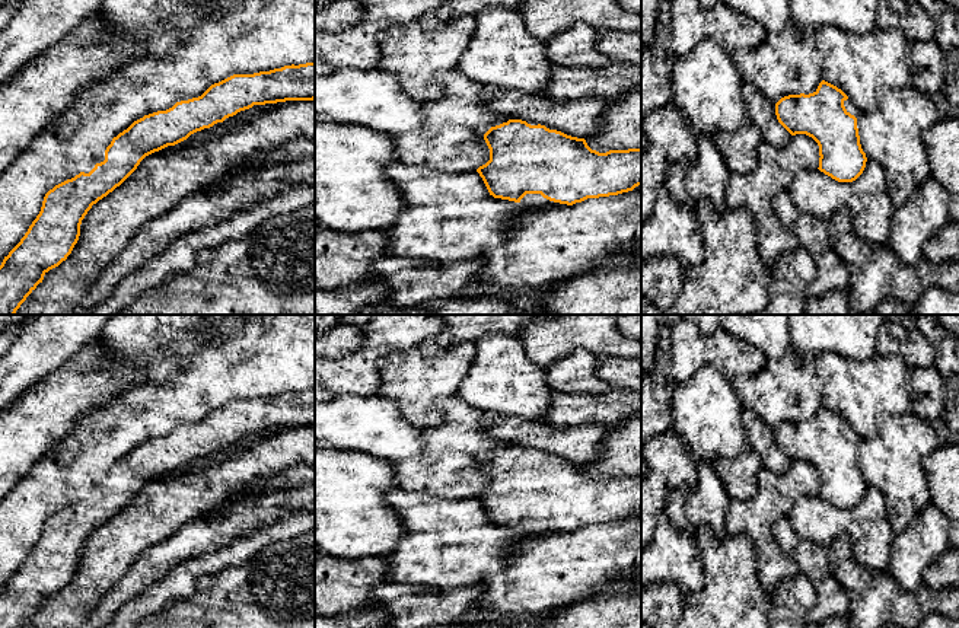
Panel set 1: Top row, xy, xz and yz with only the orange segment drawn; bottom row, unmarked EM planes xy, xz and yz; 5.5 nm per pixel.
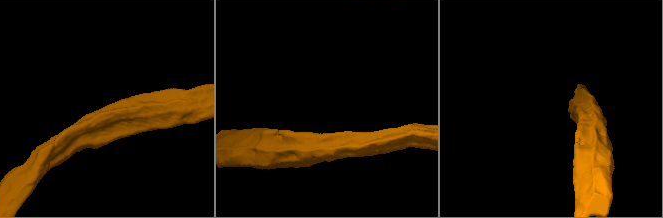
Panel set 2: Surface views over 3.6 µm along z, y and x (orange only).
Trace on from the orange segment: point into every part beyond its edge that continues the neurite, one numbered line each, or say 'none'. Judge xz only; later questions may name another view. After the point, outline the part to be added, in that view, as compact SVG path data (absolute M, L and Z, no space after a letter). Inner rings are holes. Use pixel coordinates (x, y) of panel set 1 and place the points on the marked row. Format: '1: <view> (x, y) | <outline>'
1: xz (529, 198) | M526 194L520 203L523 205L542 205L551 203L549 200L544 198L541 194Z

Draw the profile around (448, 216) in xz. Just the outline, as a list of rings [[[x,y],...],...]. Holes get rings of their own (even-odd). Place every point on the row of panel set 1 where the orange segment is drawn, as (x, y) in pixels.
[[[395,162],[386,168],[386,176],[402,189],[405,198],[405,211],[391,229],[386,229],[389,238],[386,255],[391,256],[442,261],[475,259],[503,242],[506,233],[520,220],[533,214],[531,205],[494,198],[477,170],[463,173],[434,172],[423,166]]]

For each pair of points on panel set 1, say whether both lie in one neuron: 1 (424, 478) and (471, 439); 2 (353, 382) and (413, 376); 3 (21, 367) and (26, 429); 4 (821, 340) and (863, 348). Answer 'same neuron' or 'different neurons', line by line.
1: same neuron
2: different neurons
3: different neurons
4: same neuron

